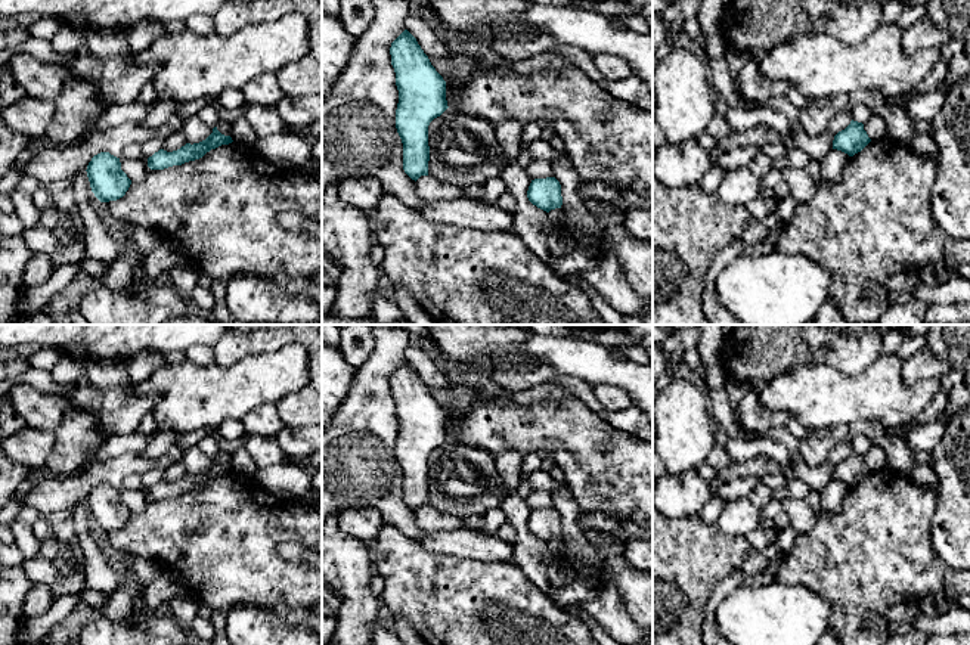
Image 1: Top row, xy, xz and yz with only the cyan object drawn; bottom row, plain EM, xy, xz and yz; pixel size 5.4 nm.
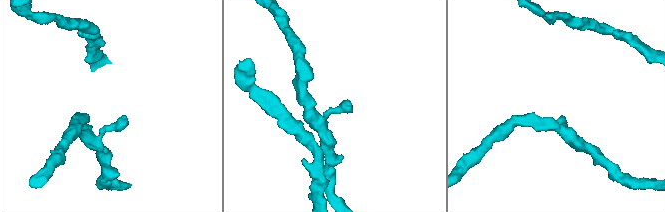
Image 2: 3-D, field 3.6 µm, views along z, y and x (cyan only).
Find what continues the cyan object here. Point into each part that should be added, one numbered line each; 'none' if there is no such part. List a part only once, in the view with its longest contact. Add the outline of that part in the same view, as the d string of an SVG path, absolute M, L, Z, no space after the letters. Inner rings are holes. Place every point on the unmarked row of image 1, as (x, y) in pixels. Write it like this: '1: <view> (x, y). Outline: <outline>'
none

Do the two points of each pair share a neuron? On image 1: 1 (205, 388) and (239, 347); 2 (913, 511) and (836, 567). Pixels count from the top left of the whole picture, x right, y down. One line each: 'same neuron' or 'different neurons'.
1: different neurons
2: same neuron

